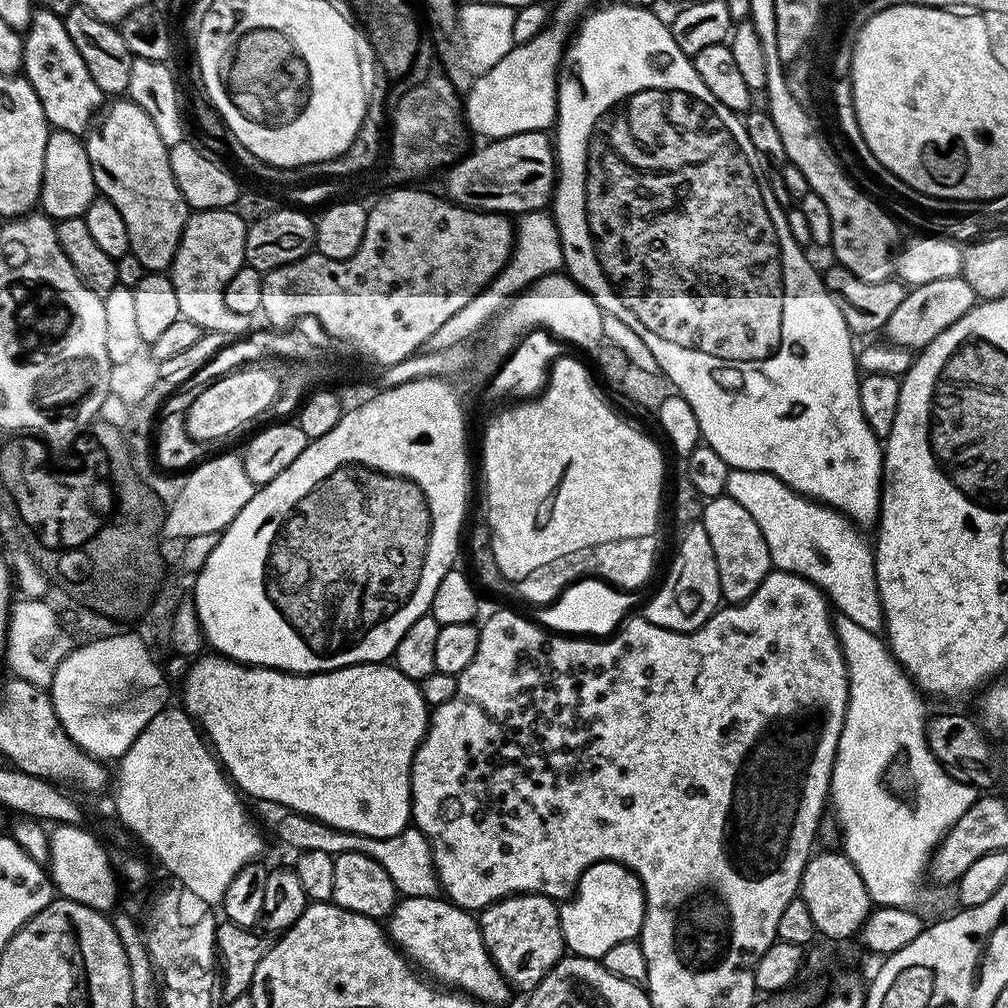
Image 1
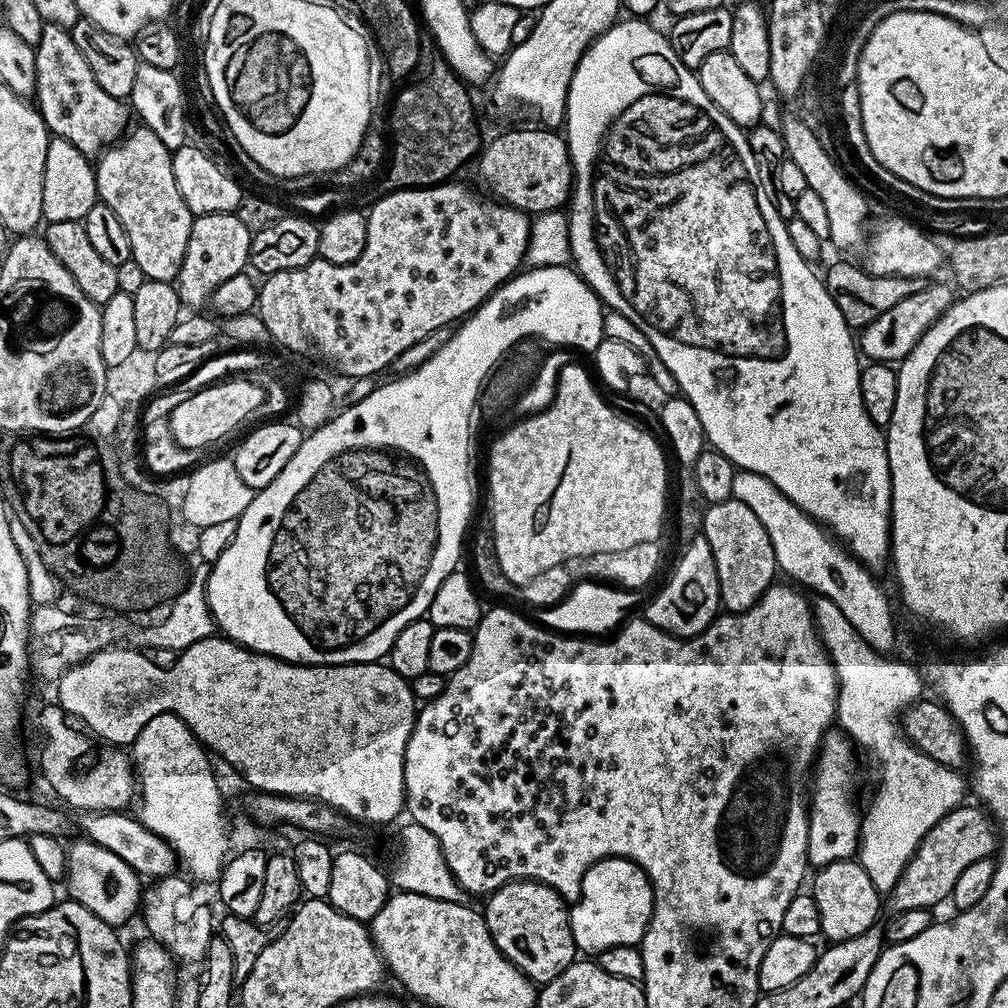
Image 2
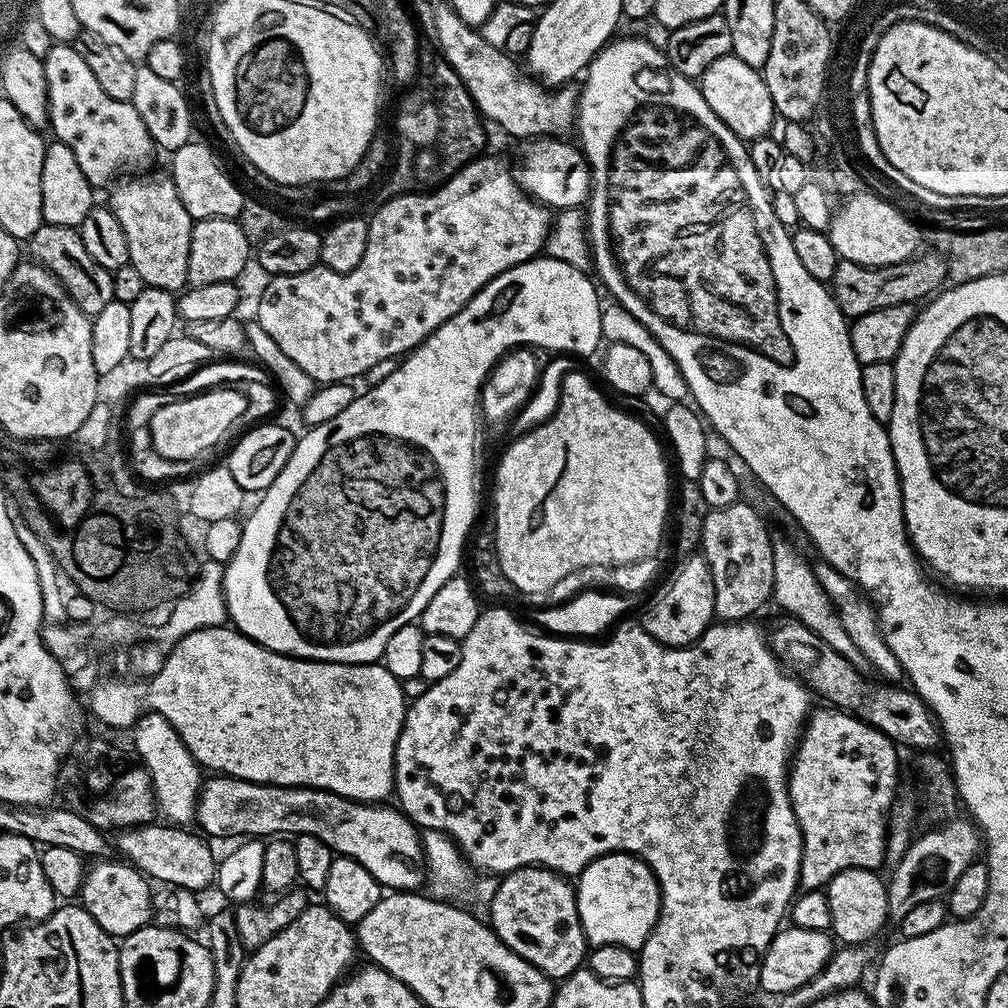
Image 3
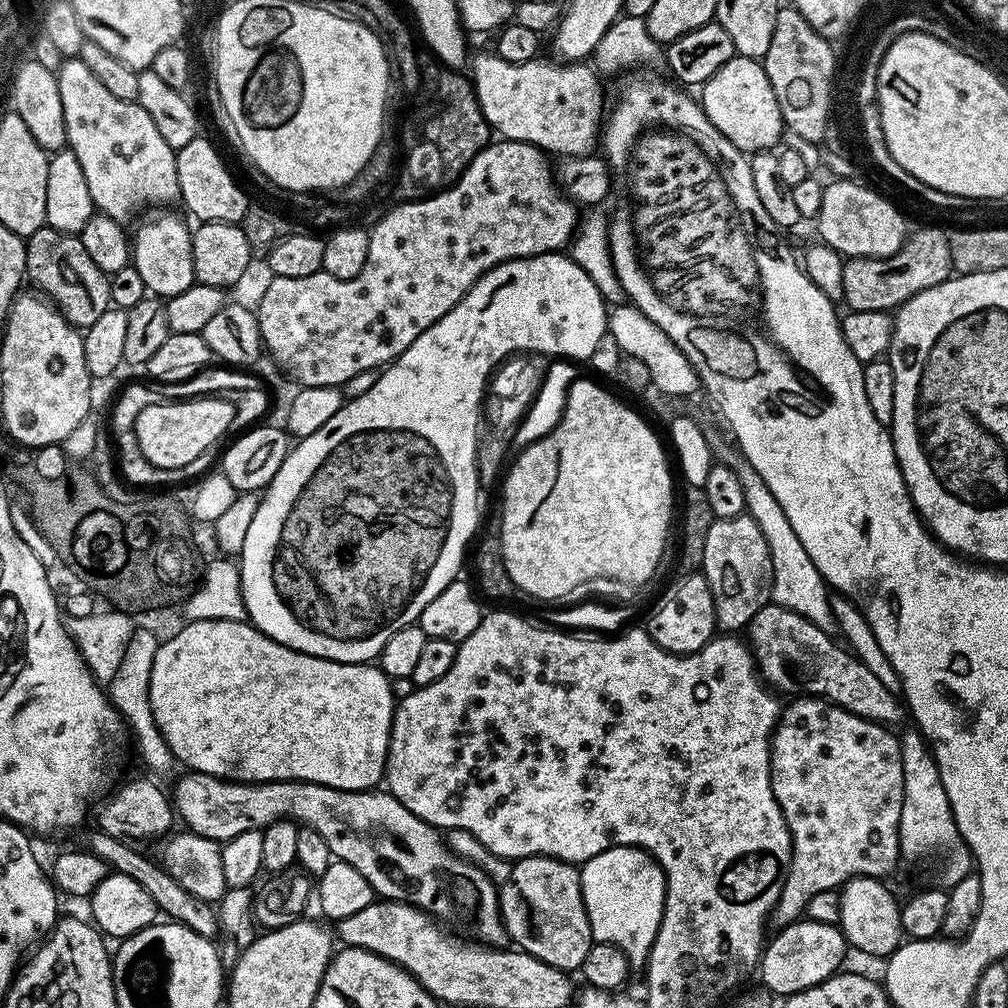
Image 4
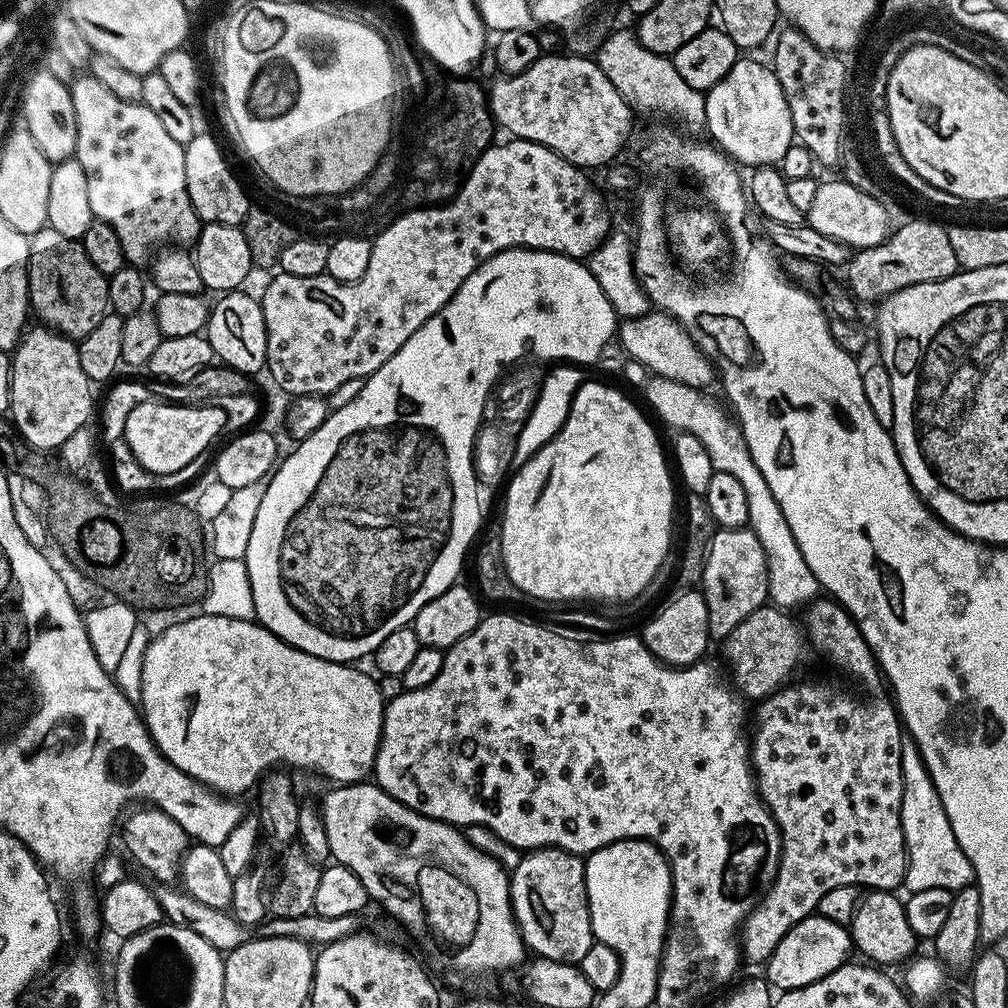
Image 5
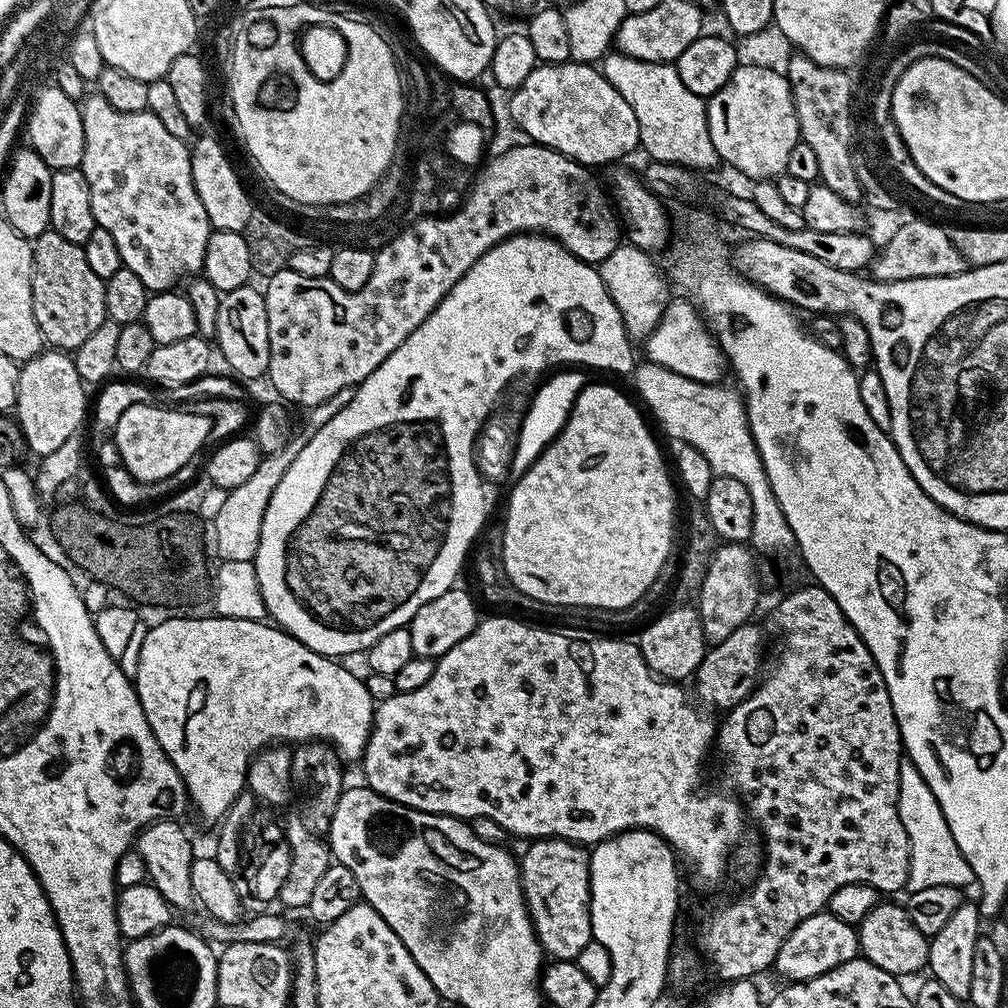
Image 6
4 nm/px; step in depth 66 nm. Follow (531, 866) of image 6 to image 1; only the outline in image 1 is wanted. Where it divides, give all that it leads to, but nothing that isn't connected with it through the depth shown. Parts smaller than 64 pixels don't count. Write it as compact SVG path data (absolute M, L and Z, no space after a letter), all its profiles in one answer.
M536 892L507 896L479 913L480 933L490 958L513 989L531 990L566 955L557 901Z

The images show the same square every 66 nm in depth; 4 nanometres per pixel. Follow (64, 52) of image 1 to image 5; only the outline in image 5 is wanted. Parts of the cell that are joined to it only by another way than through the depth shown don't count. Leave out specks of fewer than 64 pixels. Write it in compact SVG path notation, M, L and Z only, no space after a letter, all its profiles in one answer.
M91 74L77 75L70 85L70 91L78 130L74 158L82 170L86 170L90 210L95 219L114 226L114 234L118 234L118 242L122 242L125 261L132 266L144 266L153 259L157 246L195 245L200 237L202 221L190 202L190 190L186 190L184 145L170 138L162 121L143 102L126 102L117 98Z

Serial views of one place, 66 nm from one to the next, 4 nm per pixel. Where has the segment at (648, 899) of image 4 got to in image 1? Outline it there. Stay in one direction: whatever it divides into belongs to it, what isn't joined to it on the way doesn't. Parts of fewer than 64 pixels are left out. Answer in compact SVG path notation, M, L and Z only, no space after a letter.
M604 860L587 868L575 892L559 909L565 949L587 960L600 960L617 942L637 939L640 928L646 923L643 884L635 872L614 860Z

